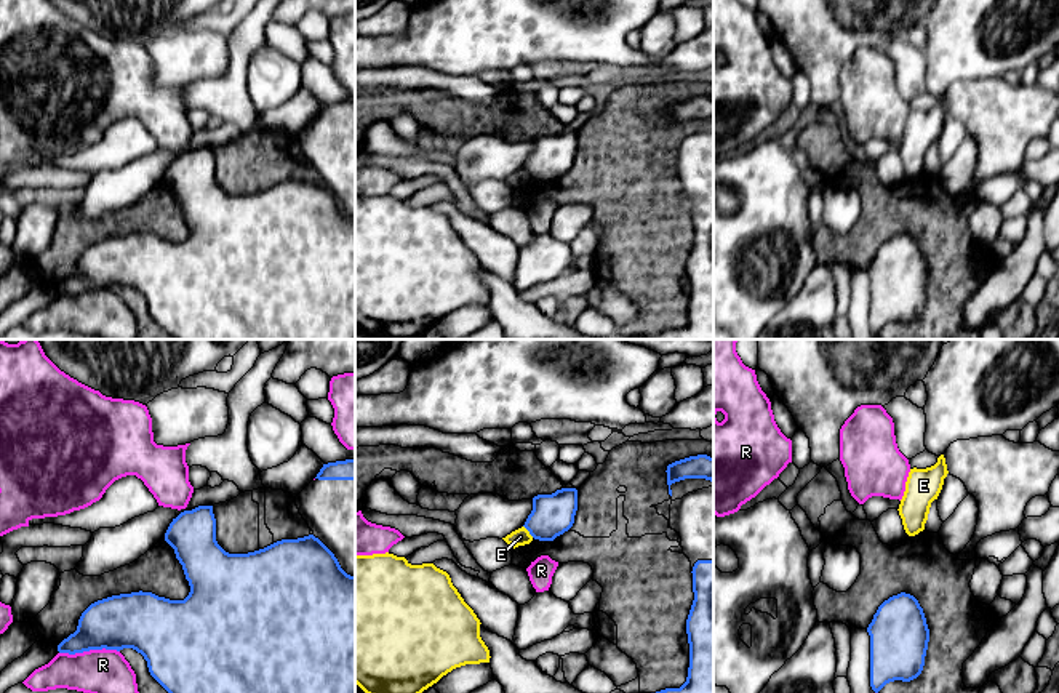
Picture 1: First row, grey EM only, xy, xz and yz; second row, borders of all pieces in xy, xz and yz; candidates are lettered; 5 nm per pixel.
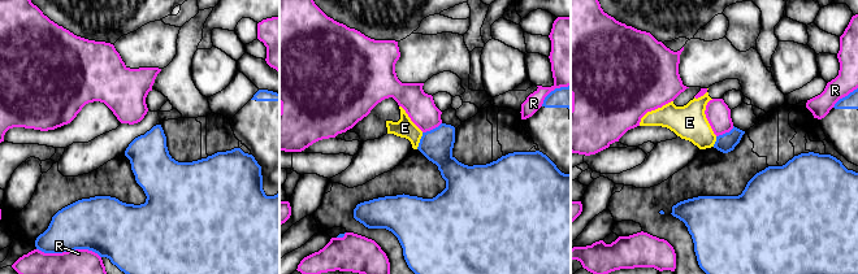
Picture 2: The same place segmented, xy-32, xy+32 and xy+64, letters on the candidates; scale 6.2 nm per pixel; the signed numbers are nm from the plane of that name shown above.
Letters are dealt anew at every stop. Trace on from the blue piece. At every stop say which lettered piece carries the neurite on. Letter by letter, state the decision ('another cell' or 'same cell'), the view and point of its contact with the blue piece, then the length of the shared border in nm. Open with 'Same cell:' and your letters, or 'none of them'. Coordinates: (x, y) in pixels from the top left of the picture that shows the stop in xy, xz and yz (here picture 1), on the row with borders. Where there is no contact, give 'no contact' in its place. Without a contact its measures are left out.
Same cell: none of them
E: another cell | xz (528, 530) | 80 nm
R: another cell | xy (88, 650) | 300 nm

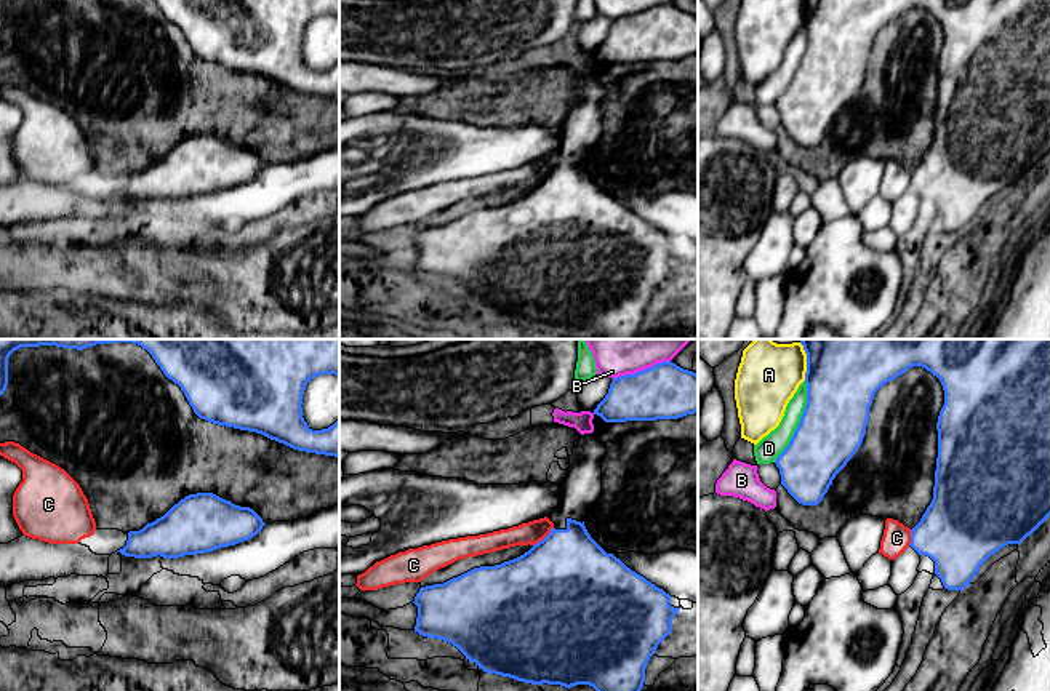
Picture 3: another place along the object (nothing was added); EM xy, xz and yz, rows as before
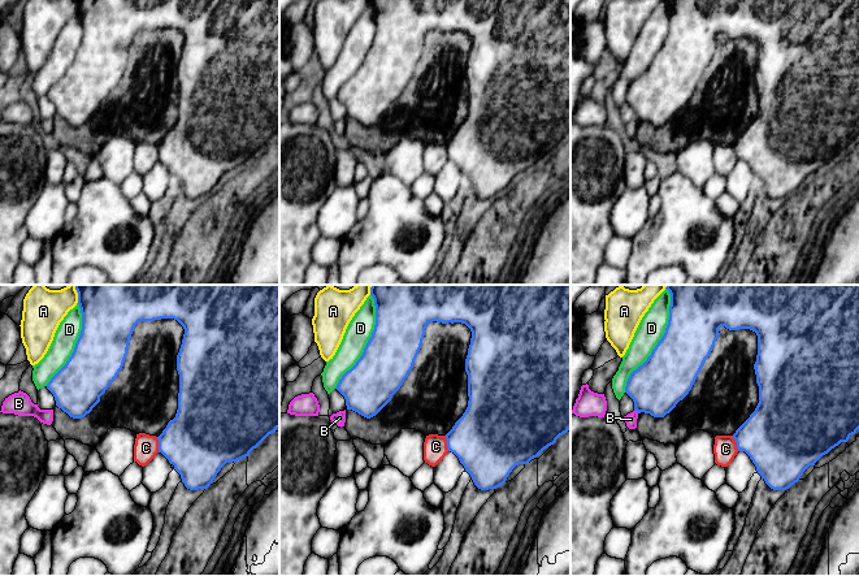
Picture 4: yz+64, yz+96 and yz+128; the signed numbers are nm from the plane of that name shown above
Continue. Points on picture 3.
Same cell: C
A: another cell | yz (807, 362) | 190 nm
B: another cell | xz (642, 370) | 300 nm
C: same cell | xz (545, 538) | 140 nm
D: another cell | yz (801, 421) | 440 nm

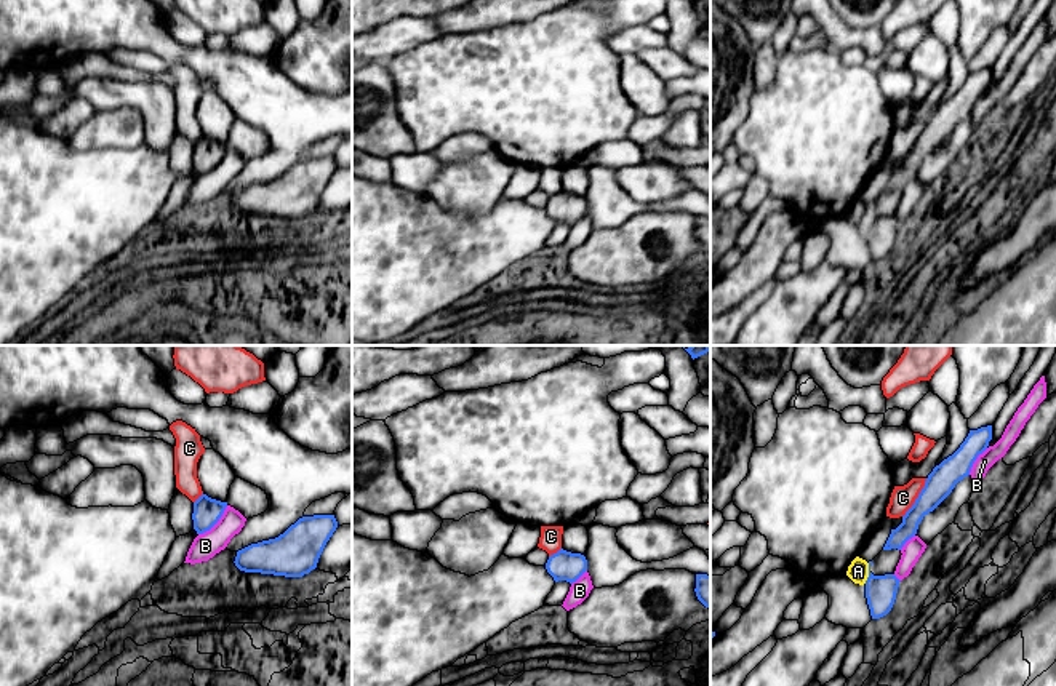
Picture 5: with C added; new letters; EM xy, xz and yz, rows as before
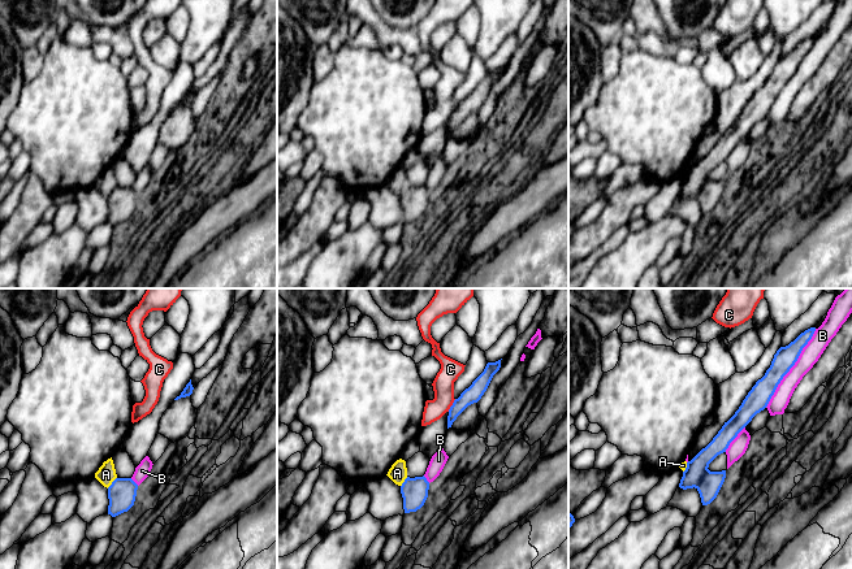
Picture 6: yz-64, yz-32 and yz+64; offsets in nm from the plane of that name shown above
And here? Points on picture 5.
Same cell: none of them
A: another cell | yz (869, 573) | 110 nm
B: another cell | xy (215, 523) | 220 nm
C: another cell | yz (917, 498) | 240 nm

